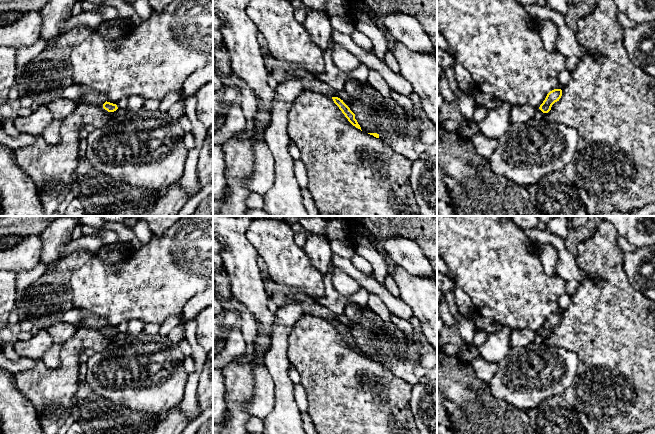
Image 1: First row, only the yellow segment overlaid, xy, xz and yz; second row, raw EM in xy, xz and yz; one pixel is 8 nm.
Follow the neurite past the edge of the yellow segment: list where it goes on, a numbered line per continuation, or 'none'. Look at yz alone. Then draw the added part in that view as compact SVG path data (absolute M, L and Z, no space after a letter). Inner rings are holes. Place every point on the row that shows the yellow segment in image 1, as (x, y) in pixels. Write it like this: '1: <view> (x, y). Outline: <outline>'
none

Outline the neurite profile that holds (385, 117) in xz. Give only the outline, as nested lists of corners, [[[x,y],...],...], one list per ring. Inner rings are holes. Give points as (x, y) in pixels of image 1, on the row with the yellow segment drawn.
[[[367,82],[359,83],[362,91],[360,98],[347,94],[337,97],[359,116],[357,120],[362,122],[361,130],[377,133],[384,144],[411,161],[421,158],[423,155],[414,149],[422,133],[418,121],[420,110],[416,109],[409,120],[407,111],[393,99],[384,98],[375,89],[368,93],[365,88]]]

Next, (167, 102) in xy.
[[[180,91],[169,93],[161,100],[158,110],[162,113],[167,113],[168,110],[182,98],[183,97]]]

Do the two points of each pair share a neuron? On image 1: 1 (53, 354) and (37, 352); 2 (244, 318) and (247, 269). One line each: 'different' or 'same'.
1: different
2: different

